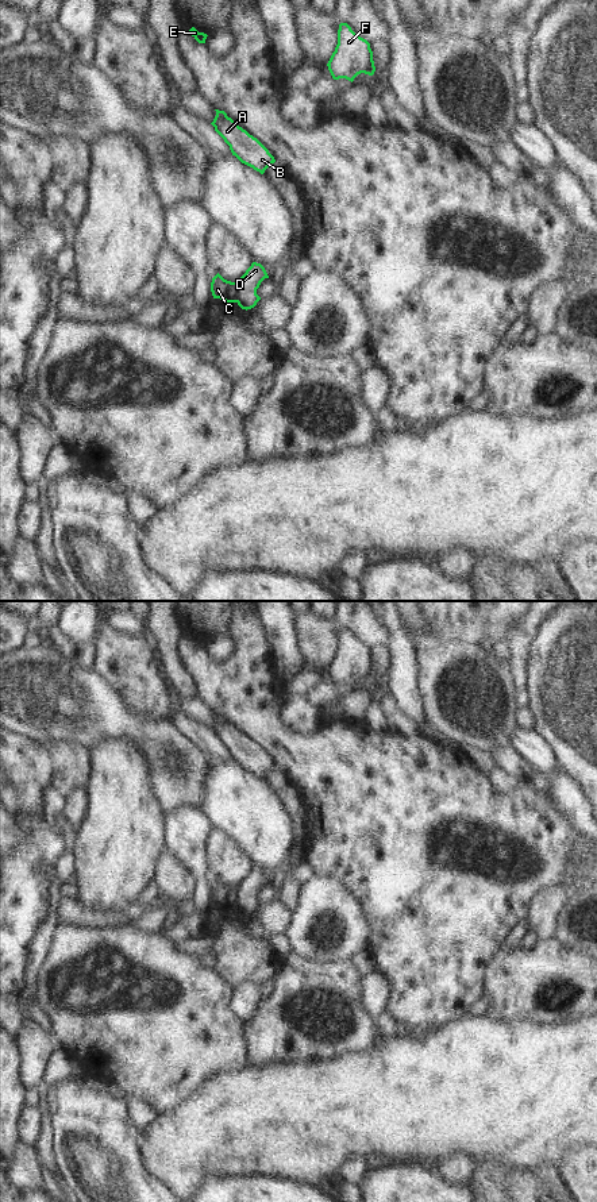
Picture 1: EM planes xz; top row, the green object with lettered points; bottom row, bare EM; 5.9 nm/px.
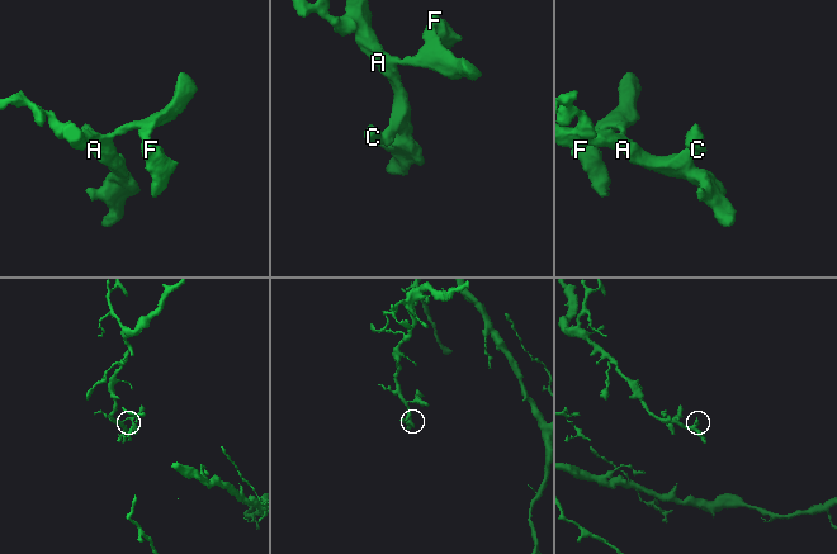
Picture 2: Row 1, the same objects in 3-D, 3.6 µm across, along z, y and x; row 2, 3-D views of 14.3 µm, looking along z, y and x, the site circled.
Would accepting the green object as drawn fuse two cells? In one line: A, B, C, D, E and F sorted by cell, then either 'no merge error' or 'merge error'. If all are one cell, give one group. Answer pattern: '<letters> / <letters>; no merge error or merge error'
A B D E F / C; merge error

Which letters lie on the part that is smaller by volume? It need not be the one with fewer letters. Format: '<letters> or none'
C

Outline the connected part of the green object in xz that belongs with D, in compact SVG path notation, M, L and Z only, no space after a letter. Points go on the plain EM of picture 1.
M253 867L246 878L235 886L236 908L242 914L251 914L261 905L257 894L265 883L269 883L265 872Z

